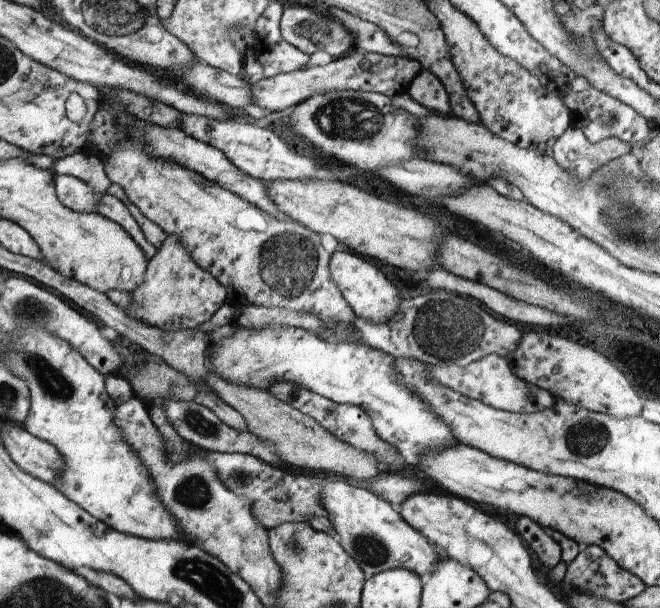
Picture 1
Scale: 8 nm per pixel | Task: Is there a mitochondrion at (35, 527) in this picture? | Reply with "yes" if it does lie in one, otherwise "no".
no

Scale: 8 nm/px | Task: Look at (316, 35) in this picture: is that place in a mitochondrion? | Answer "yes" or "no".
yes

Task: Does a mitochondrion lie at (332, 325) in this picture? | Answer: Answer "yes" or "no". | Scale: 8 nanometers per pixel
no

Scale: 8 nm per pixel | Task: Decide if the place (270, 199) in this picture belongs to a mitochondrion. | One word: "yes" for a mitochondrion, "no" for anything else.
no

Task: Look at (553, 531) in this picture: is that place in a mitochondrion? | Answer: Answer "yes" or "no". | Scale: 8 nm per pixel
no

